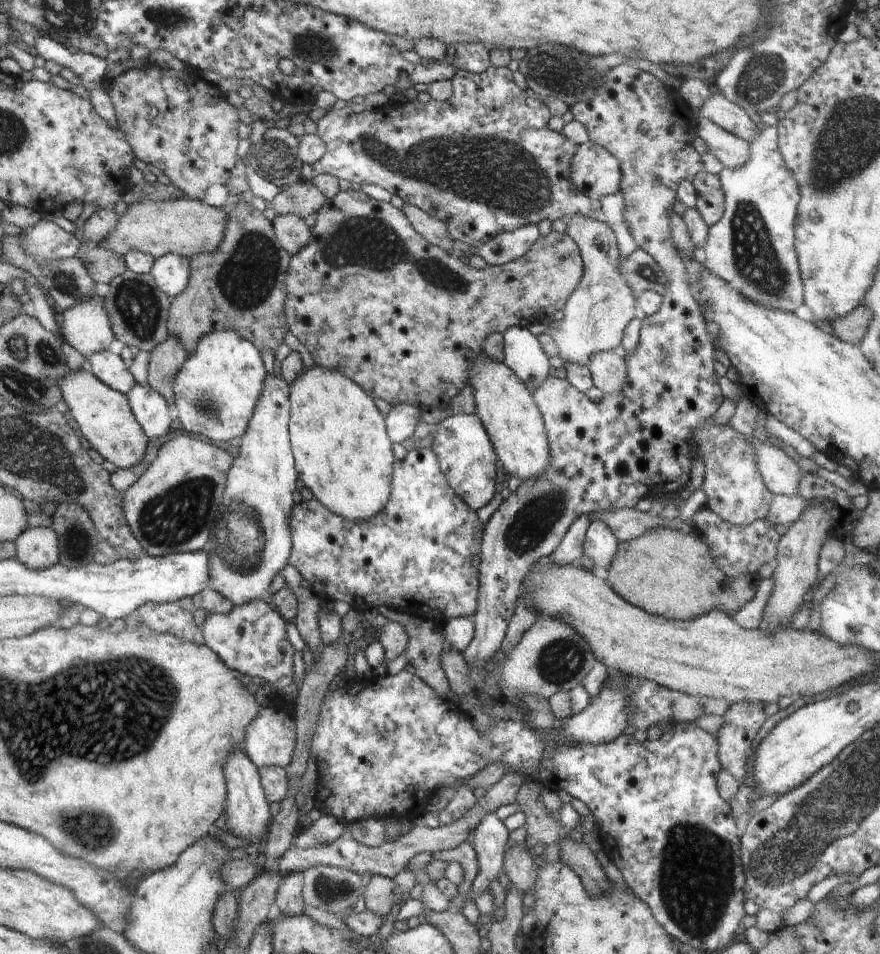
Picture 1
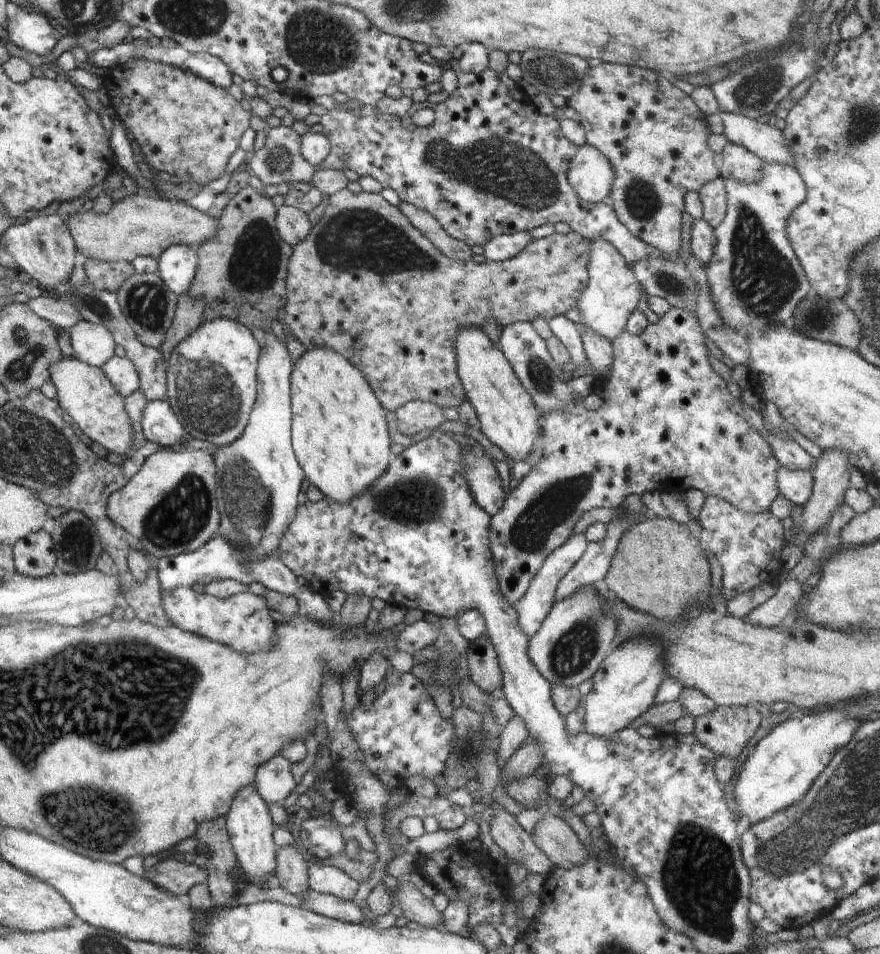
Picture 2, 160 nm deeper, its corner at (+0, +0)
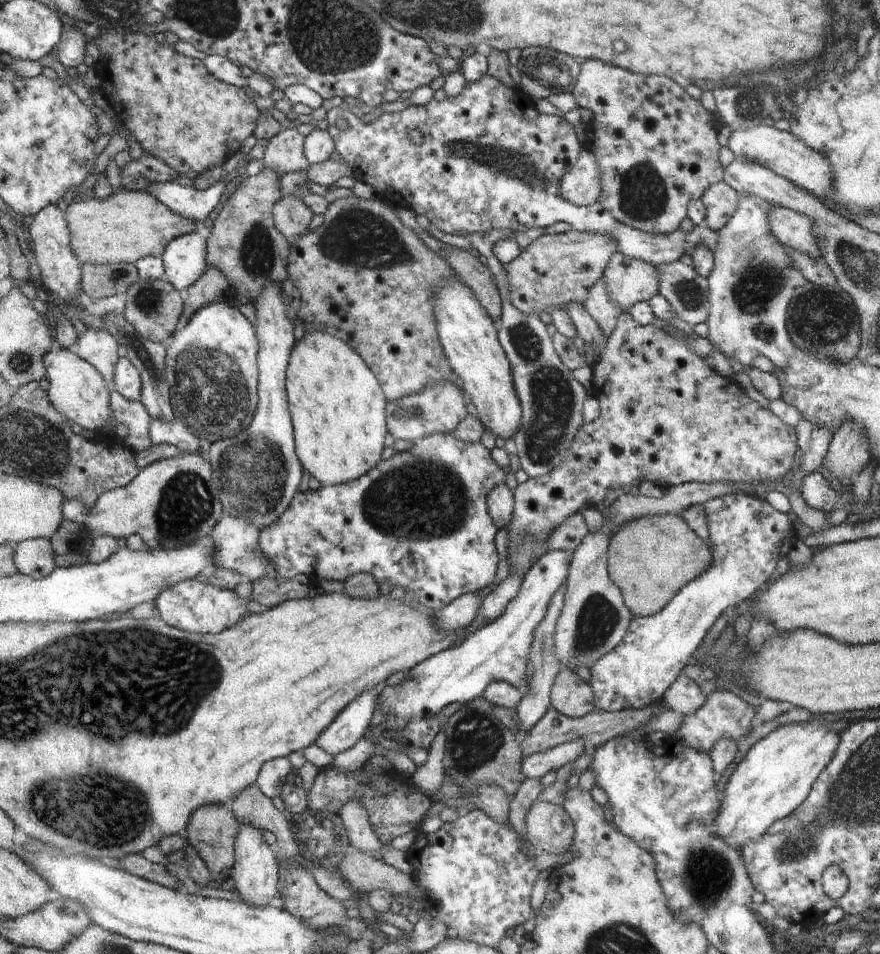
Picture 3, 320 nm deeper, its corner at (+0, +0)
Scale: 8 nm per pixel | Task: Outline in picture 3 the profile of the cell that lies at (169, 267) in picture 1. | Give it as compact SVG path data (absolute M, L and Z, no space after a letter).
M197 232L172 239L160 256L165 268L165 280L179 292L192 286L205 273L206 239Z

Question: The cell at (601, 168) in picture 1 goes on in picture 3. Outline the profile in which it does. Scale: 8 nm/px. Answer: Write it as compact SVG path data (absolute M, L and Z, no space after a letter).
M582 148L577 161L560 179L563 198L577 207L594 204L600 194L600 173L594 155Z

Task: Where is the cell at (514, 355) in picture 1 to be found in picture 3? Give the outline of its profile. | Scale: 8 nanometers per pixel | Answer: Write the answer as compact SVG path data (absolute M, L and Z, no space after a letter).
M470 232L466 238L470 241L471 246L476 248L480 254L484 255L487 260L487 266L493 274L496 287L501 295L502 314L499 322L497 337L498 342L502 345L507 359L510 363L511 375L513 378L516 396L520 401L521 406L521 421L519 431L515 432L513 439L517 444L518 458L520 458L521 469L528 474L530 478L540 478L546 476L549 472L557 469L565 459L565 453L568 452L569 445L575 437L575 432L583 424L582 404L586 400L588 391L586 388L574 378L572 371L562 362L556 350L554 350L553 340L546 331L546 318L534 313L525 315L520 312L509 299L509 282L507 274L500 260L496 258L493 253L494 241L500 239L514 240L515 236L495 236L494 238L488 236L479 236L478 233Z

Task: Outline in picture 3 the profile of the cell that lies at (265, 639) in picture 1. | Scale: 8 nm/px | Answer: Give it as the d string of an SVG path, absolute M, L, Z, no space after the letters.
M184 579L178 584L165 588L155 600L160 618L172 627L191 633L216 634L235 625L238 620L250 611L246 608L246 598L238 597L228 589L221 589L210 583L203 584L194 579Z

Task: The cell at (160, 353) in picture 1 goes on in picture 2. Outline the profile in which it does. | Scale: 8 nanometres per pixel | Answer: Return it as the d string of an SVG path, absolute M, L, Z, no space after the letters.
M187 293L179 295L172 326L159 347L166 362L171 355L171 350L203 323L204 307L205 302L202 299L191 297Z

